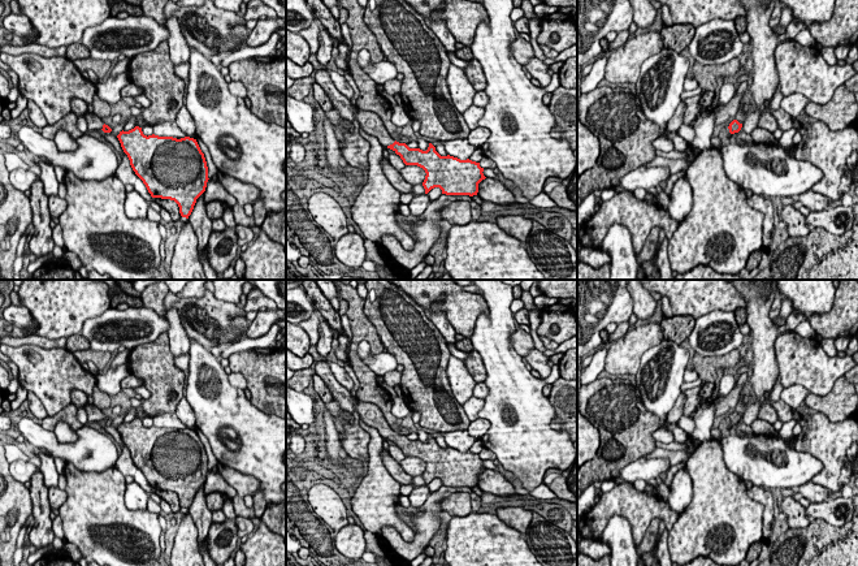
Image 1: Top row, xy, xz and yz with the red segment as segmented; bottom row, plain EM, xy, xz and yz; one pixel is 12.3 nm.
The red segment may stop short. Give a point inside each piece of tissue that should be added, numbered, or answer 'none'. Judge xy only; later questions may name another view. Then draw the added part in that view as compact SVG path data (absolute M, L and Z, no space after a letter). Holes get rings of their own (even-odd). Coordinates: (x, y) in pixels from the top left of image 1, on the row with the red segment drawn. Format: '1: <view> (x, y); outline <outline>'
1: xy (94, 122); outline M87 112L83 117L87 121L87 130L98 131L103 129L103 125L104 125L103 120L98 117L94 112L92 113Z

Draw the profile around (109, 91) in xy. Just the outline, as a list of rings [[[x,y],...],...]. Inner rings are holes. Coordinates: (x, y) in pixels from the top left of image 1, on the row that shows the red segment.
[[[127,72],[109,75],[105,82],[96,85],[96,95],[110,107],[121,100],[121,90],[130,83]]]

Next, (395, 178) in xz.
[[[382,157],[381,164],[386,178],[400,194],[412,194],[416,196],[412,191],[413,186],[406,182],[402,174],[386,159]]]

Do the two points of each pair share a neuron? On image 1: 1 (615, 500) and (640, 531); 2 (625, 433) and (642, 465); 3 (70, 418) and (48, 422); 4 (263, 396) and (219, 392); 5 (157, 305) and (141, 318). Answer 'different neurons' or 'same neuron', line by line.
1: same neuron
2: different neurons
3: same neuron
4: different neurons
5: different neurons

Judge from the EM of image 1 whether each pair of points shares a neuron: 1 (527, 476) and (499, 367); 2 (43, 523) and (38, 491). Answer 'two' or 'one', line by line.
1: one
2: one

